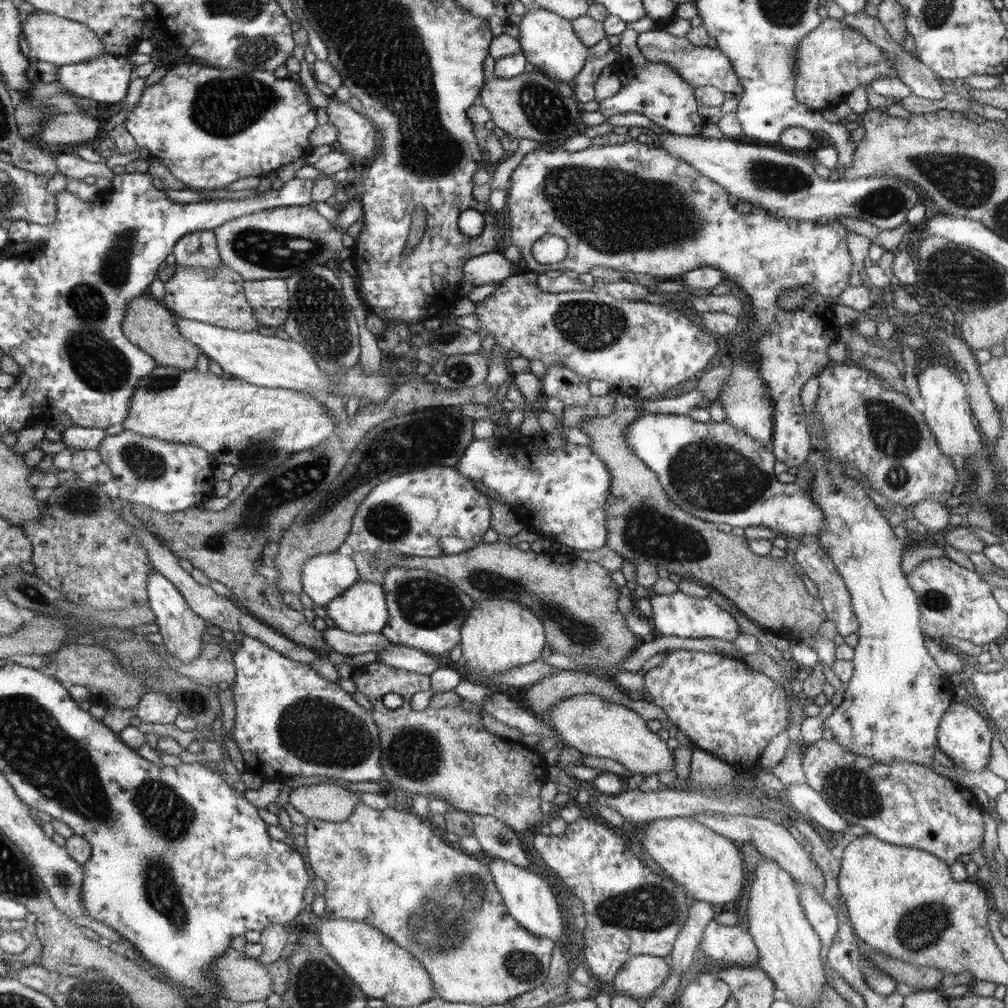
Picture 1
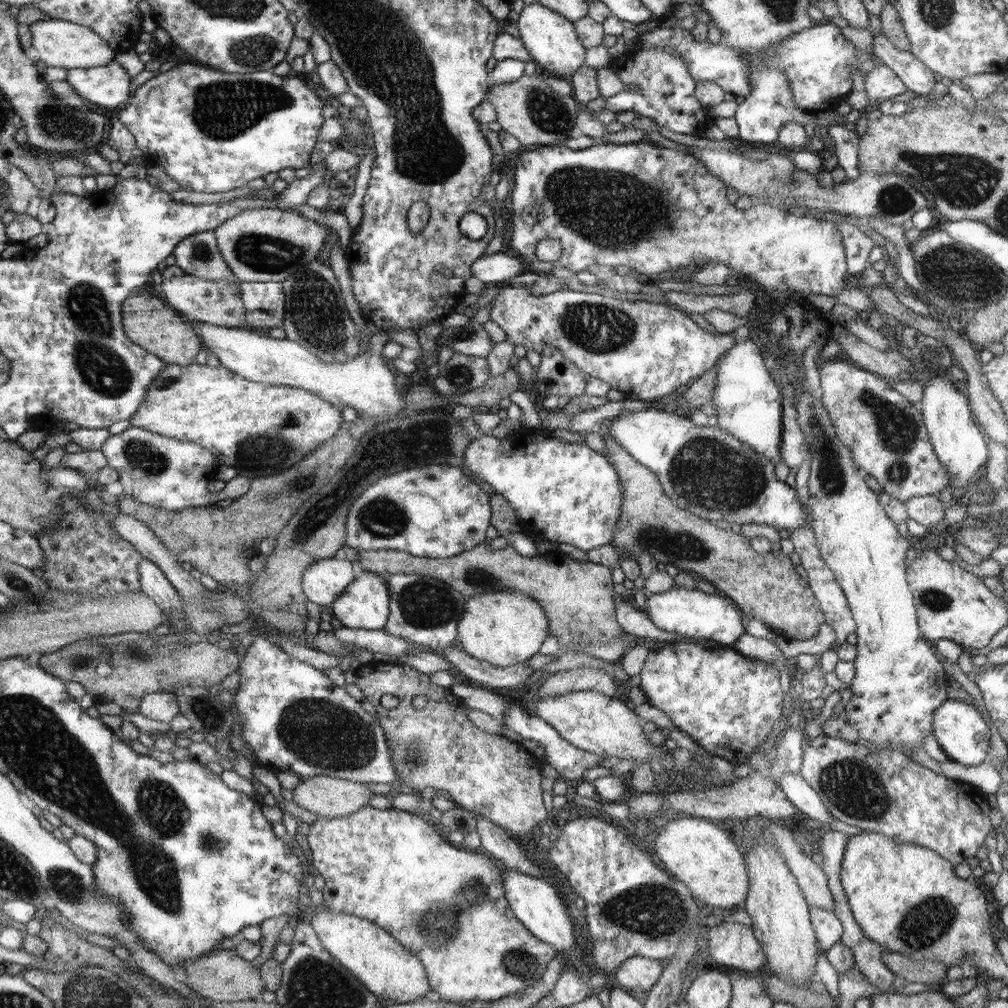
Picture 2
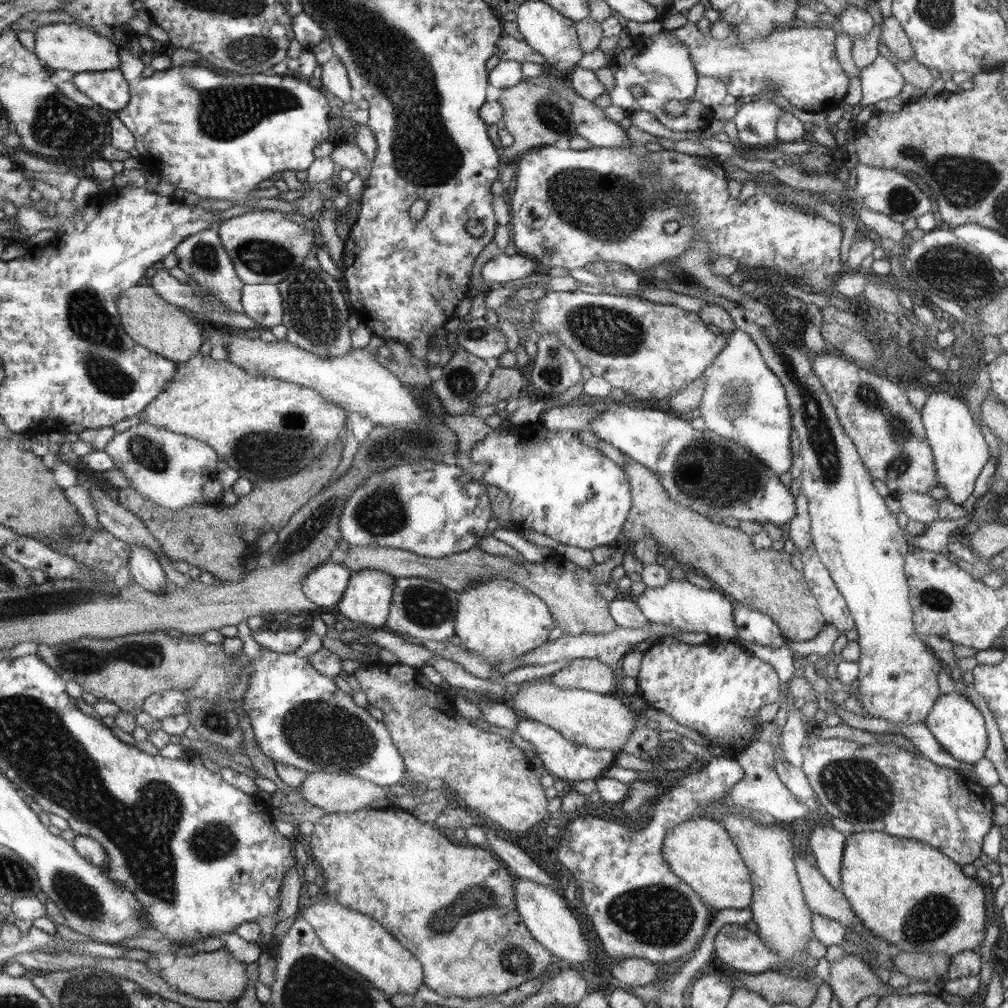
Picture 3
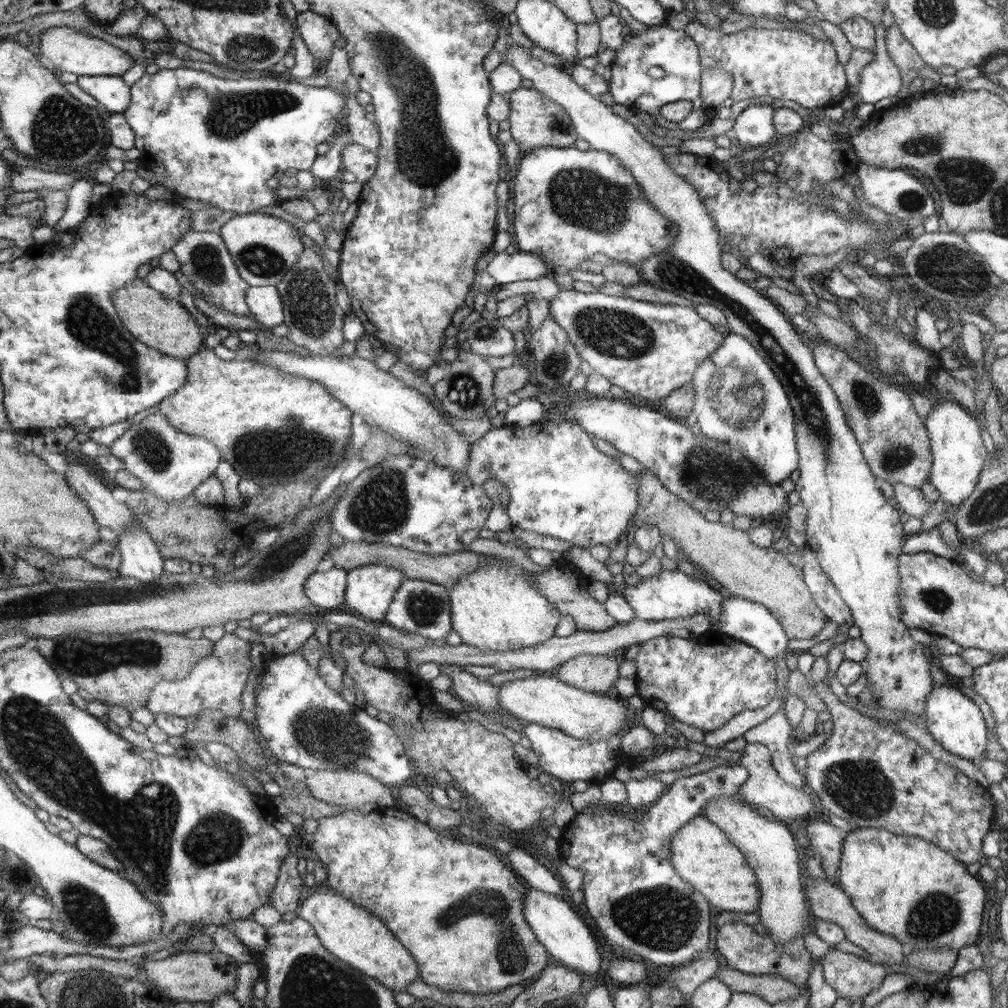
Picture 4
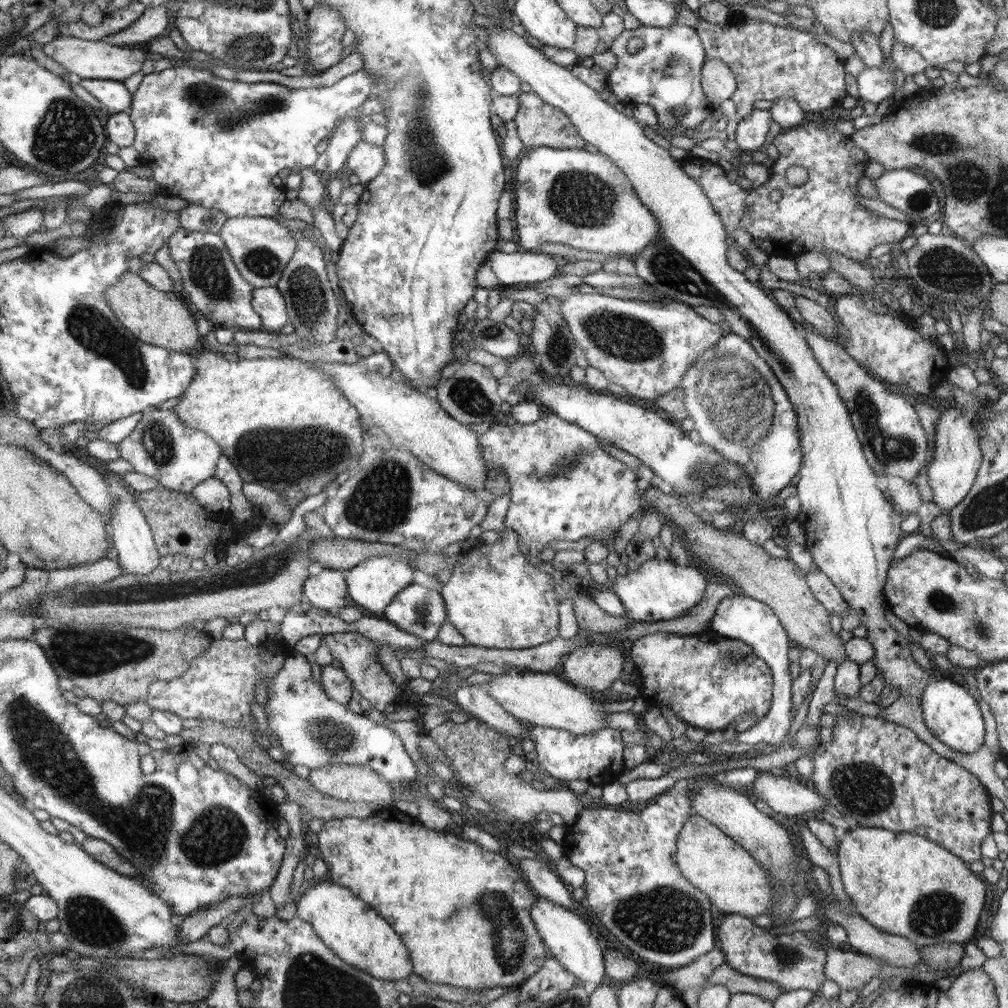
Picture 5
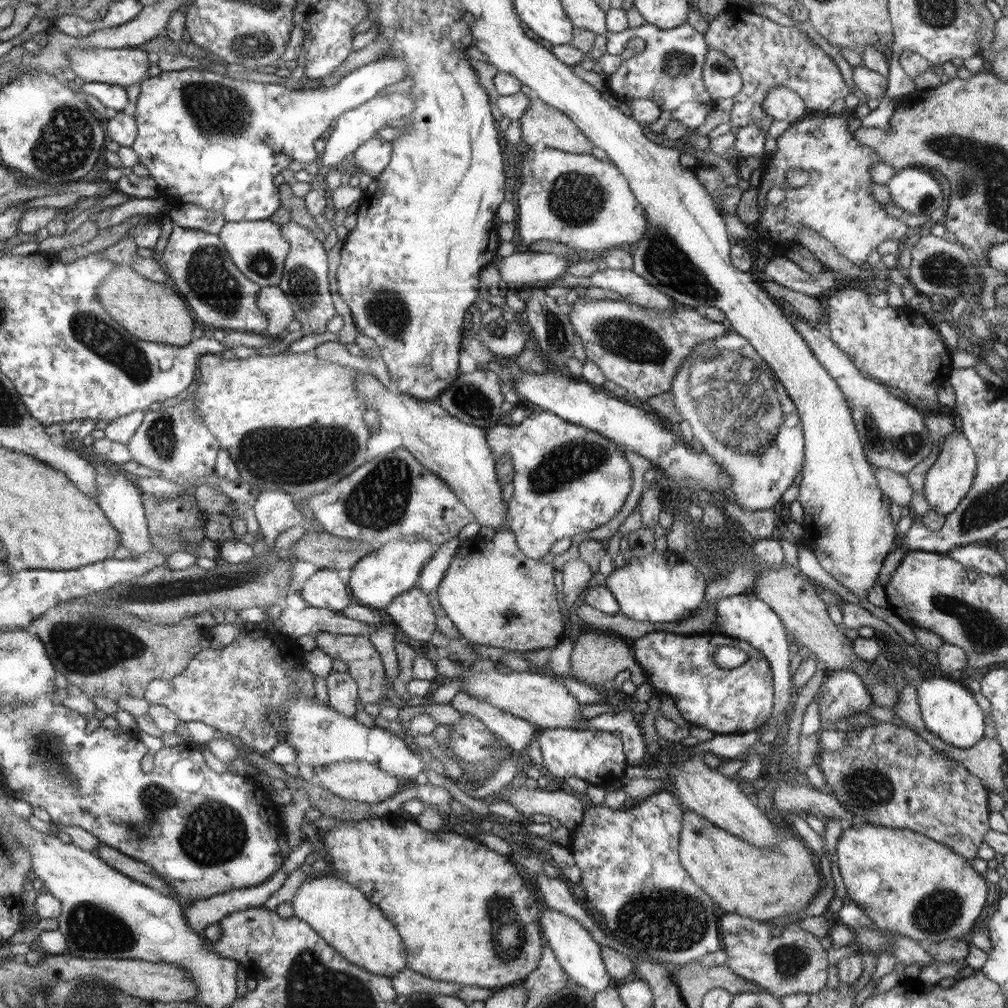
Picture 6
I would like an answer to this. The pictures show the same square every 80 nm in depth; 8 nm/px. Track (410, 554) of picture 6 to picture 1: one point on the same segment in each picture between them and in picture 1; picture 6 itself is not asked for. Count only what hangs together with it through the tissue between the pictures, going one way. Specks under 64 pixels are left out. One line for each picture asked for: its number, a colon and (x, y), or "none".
1: (362, 609)
2: (365, 604)
3: (367, 602)
4: (370, 591)
5: (373, 585)

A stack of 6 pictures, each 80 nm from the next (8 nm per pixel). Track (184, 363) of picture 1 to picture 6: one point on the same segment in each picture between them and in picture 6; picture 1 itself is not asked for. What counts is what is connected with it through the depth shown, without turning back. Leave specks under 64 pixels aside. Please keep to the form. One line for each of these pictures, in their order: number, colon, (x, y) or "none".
2: (148, 320)
3: (153, 322)
4: (162, 324)
5: (155, 317)
6: (149, 310)

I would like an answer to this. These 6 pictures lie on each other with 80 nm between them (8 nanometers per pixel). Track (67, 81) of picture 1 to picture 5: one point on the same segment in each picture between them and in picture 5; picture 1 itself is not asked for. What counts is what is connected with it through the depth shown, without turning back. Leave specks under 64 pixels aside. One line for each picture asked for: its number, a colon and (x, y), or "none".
2: (109, 86)
3: (109, 90)
4: (111, 91)
5: (113, 94)

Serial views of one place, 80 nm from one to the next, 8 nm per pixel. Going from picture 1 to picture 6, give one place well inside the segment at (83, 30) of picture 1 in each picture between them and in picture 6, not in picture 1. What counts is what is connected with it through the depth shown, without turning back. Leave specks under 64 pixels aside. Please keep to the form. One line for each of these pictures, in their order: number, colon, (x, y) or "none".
2: (60, 43)
3: (61, 46)
4: (66, 50)
5: (84, 59)
6: (124, 67)

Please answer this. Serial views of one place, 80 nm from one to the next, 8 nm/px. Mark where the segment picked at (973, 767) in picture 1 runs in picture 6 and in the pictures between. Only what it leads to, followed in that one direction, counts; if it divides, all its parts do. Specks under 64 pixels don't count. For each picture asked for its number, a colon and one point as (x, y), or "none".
2: (962, 731)
3: (956, 723)
4: (954, 720)
5: (952, 715)
6: (949, 710)

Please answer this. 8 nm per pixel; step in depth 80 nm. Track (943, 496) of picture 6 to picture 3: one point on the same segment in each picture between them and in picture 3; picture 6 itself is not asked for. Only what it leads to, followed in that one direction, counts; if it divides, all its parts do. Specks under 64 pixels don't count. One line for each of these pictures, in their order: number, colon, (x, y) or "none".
3: (959, 448)
4: (958, 452)
5: (957, 454)

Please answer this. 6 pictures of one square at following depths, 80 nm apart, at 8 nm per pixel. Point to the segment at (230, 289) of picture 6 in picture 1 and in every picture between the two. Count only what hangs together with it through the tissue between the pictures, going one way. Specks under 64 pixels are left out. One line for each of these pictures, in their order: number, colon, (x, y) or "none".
1: (199, 249)
2: (198, 255)
3: (202, 256)
4: (204, 258)
5: (217, 289)

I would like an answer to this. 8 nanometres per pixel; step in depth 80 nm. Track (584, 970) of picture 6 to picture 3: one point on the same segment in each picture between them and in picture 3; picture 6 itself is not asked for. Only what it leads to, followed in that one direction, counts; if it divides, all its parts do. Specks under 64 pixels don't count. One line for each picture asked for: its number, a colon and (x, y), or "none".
3: (546, 914)
4: (568, 940)
5: (569, 939)

